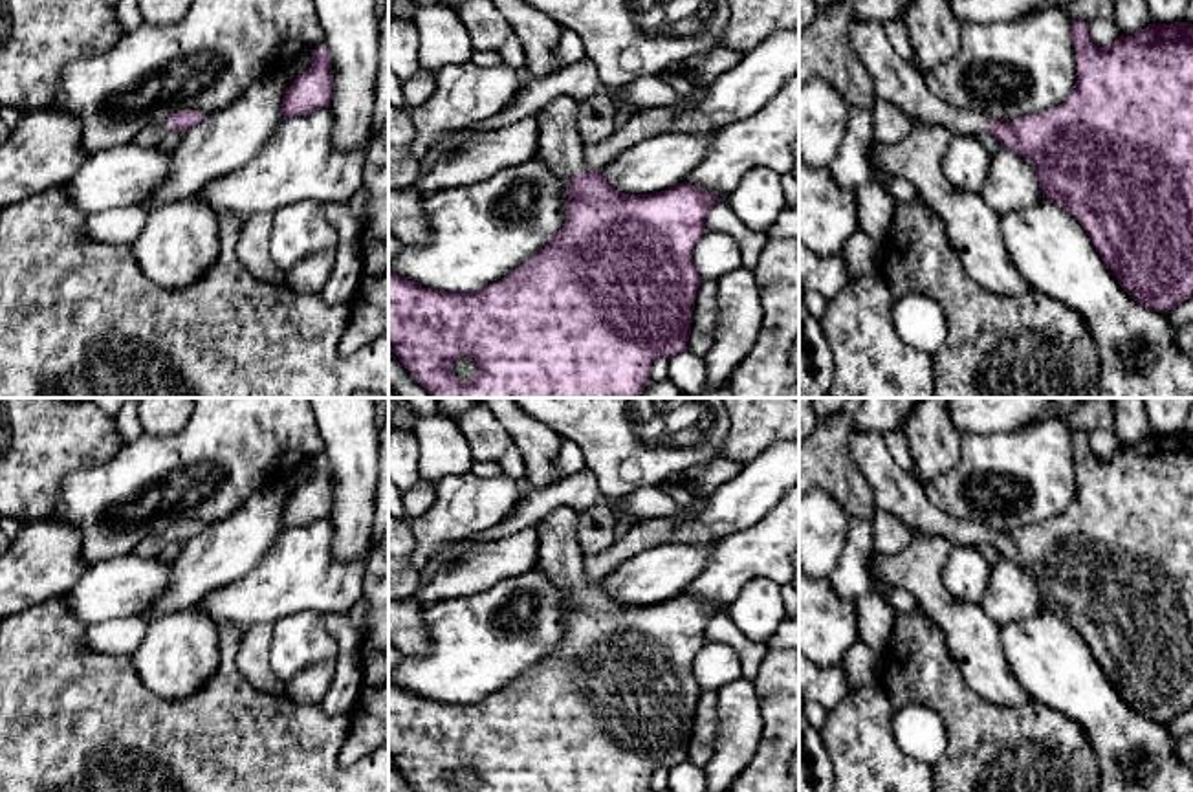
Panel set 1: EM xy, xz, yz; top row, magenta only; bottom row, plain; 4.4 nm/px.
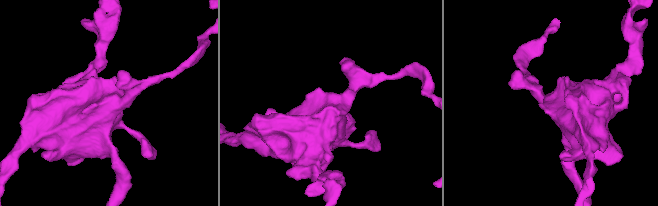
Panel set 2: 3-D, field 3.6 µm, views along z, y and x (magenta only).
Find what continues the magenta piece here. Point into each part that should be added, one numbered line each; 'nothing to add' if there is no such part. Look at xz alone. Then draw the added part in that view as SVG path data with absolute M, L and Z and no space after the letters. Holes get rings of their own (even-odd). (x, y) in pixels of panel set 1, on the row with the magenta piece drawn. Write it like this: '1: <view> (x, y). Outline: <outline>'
1: xz (559, 145). Outline: M561 95L537 119L537 158L557 178L572 180L585 170L585 147L577 130L577 99Z

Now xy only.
1: xy (149, 136). Outline: M161 119L158 123L141 128L136 134L134 143L141 147L156 147L165 138L167 132L169 132L169 119Z

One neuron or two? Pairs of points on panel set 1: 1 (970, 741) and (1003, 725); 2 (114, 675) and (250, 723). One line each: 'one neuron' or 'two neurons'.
1: one neuron
2: one neuron

